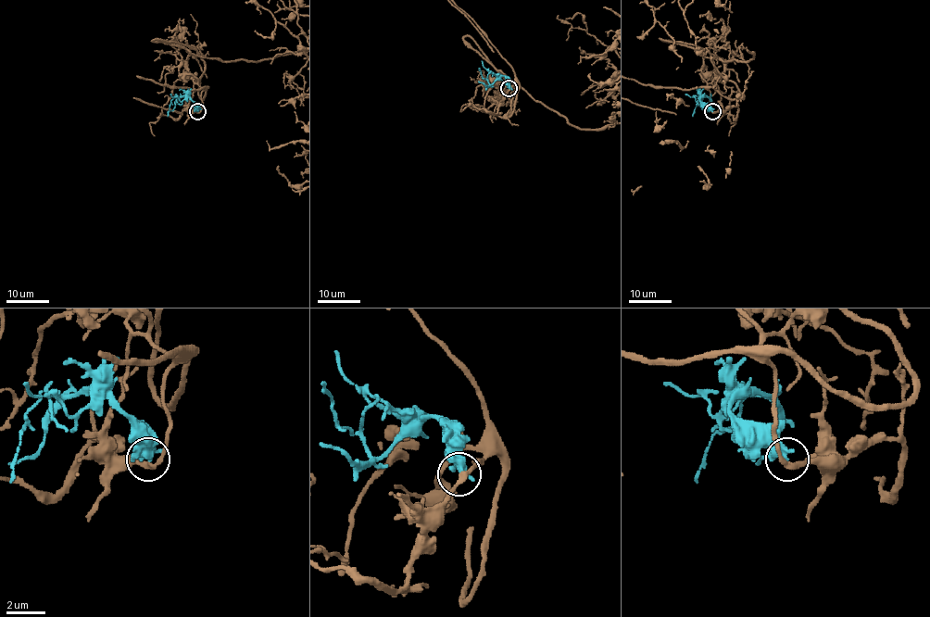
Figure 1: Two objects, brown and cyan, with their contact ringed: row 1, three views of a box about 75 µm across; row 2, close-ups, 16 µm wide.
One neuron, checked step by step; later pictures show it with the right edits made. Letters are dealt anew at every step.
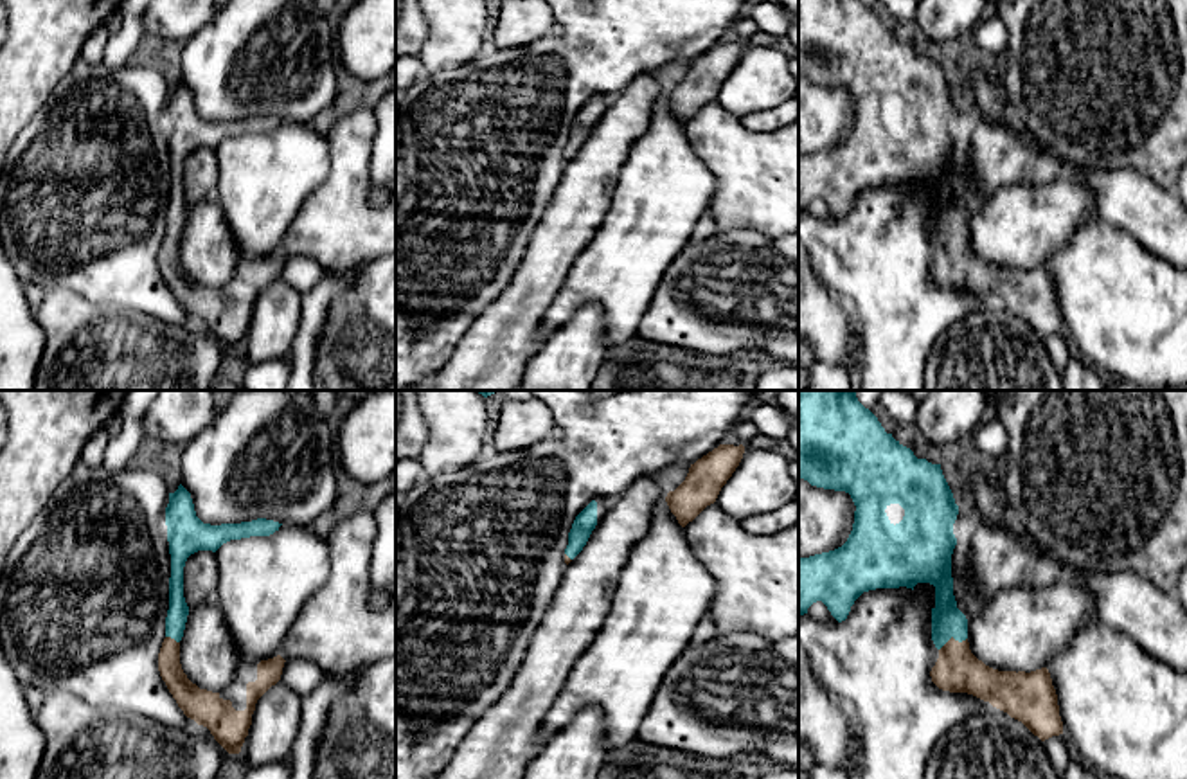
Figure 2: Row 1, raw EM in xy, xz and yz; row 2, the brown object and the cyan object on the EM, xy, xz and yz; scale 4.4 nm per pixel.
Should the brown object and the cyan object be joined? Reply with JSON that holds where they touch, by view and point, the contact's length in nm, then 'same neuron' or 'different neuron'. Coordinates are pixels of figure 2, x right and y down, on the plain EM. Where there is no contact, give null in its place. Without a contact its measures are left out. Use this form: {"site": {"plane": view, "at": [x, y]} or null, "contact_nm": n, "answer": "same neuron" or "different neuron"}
{"site": {"plane": "yz", "at": [952, 234]}, "contact_nm": 140, "answer": "same neuron"}

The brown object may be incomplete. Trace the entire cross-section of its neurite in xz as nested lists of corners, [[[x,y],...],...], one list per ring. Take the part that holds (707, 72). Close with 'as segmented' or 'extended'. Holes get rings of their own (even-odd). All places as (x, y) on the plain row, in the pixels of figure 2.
[[[719,41],[691,61],[685,77],[665,94],[671,110],[682,124],[716,99],[721,85],[739,63],[743,50],[743,41]]]; as segmented

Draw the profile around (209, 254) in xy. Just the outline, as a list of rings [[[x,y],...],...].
[[[203,200],[189,205],[180,237],[180,261],[200,286],[221,290],[232,281],[241,254],[219,203]]]

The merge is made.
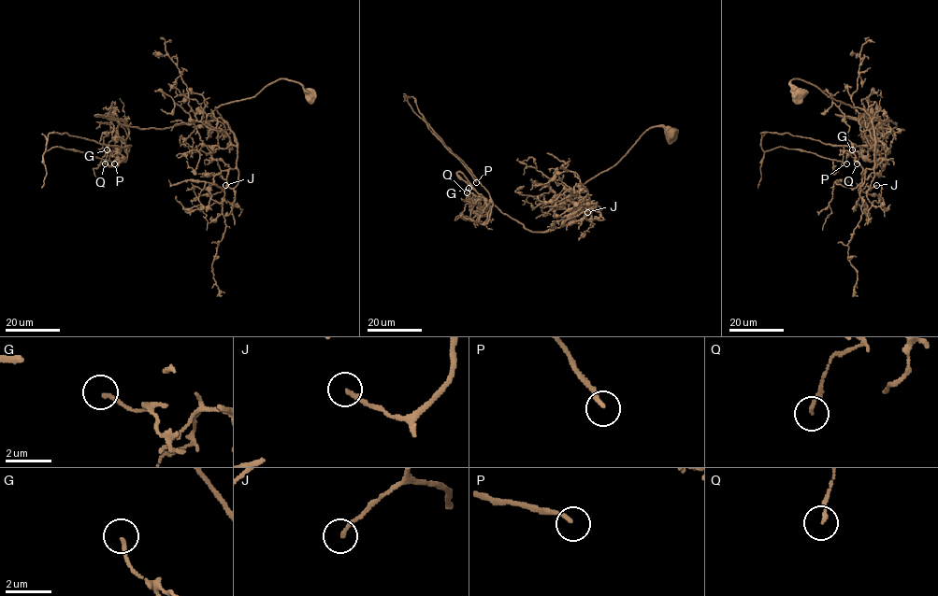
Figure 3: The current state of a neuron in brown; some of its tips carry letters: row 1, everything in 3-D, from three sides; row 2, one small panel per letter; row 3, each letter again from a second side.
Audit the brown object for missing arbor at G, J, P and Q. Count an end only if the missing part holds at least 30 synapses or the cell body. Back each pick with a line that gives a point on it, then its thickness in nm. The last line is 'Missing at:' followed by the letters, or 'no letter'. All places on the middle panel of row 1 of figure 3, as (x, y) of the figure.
J: (587, 212) | 170 nm
P: (476, 182) | 170 nm
Missing at: J, P

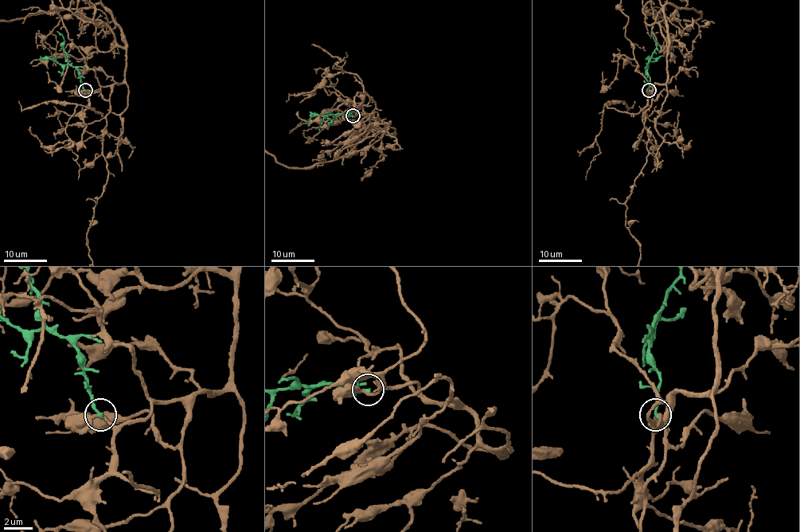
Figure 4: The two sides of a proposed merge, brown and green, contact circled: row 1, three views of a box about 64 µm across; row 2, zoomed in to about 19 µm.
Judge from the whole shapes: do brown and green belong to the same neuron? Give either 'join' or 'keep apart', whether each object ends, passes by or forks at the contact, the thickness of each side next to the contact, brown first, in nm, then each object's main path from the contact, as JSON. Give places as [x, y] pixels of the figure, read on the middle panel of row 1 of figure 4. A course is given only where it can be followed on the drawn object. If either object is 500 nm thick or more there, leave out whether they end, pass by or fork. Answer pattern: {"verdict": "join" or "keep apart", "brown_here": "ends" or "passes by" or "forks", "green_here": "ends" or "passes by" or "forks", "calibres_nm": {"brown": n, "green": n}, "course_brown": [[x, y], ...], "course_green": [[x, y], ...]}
{"verdict": "keep apart", "brown_here": "passes by", "green_here": "ends", "calibres_nm": {"brown": 220, "green": 220}, "course_green": [[352, 115], [337, 114], [330, 123], [332, 121], [324, 118]]}

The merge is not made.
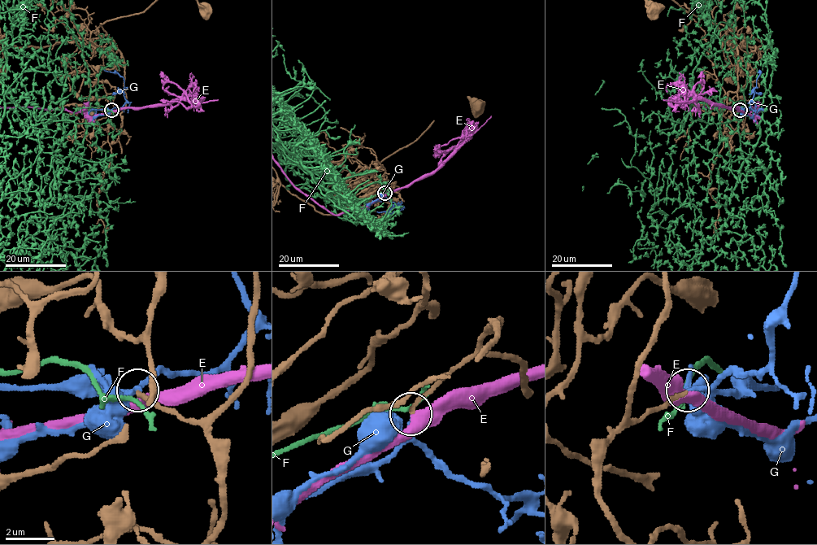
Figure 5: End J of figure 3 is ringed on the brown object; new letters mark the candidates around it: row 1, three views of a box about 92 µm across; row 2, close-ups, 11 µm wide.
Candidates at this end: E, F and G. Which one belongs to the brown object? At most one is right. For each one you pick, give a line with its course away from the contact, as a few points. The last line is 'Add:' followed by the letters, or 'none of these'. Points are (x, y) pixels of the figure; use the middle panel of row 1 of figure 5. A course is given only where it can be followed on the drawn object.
G: Its course: (384, 193), (388, 198), (399, 204), (397, 209), (389, 212), (377, 212)
Add: G

